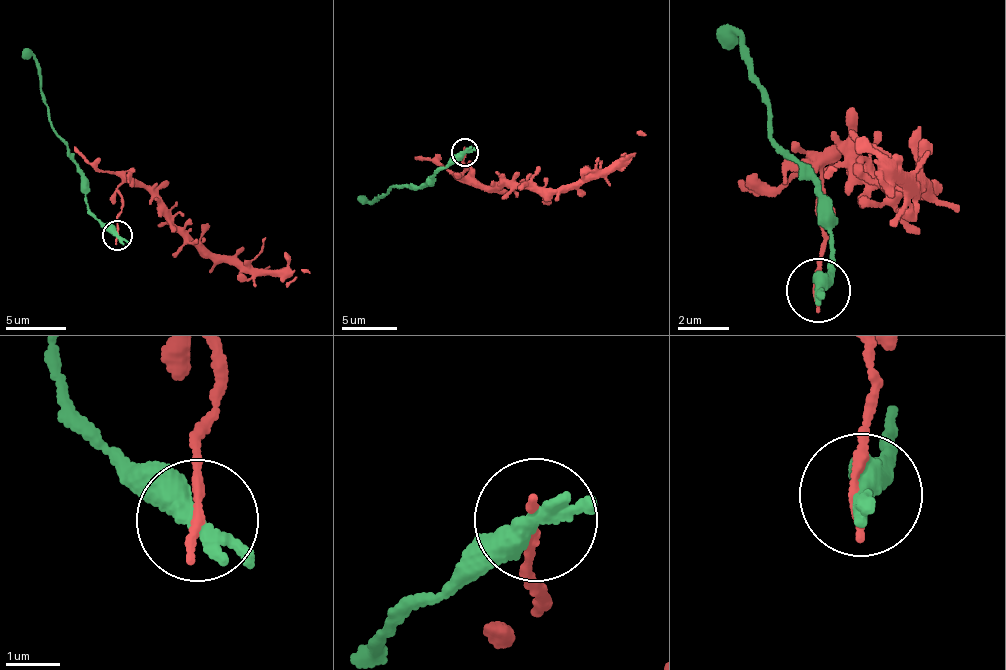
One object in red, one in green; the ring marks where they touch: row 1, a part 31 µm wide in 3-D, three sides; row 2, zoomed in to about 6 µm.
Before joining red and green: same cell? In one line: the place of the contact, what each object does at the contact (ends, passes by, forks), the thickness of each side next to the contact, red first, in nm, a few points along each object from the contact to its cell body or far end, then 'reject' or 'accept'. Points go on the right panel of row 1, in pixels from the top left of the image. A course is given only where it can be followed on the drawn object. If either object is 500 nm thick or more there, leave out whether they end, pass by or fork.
(818, 290) | red ends | green ends | 200/460 nm | red via (813, 292), (820, 182), (837, 147), (848, 166), (905, 183), (926, 173), (904, 182), (897, 163), (823, 176) | green via (819, 292), (833, 258), (833, 199), (768, 134), (746, 43), (724, 37) | reject

